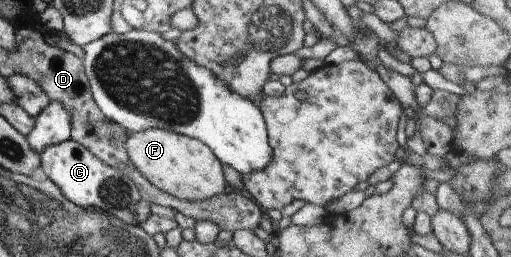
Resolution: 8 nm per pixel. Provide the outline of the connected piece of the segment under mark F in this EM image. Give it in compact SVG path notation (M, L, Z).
M147 128L128 133L125 149L135 172L174 198L191 203L204 201L226 192L229 187L222 173L222 163L199 140L172 131Z

